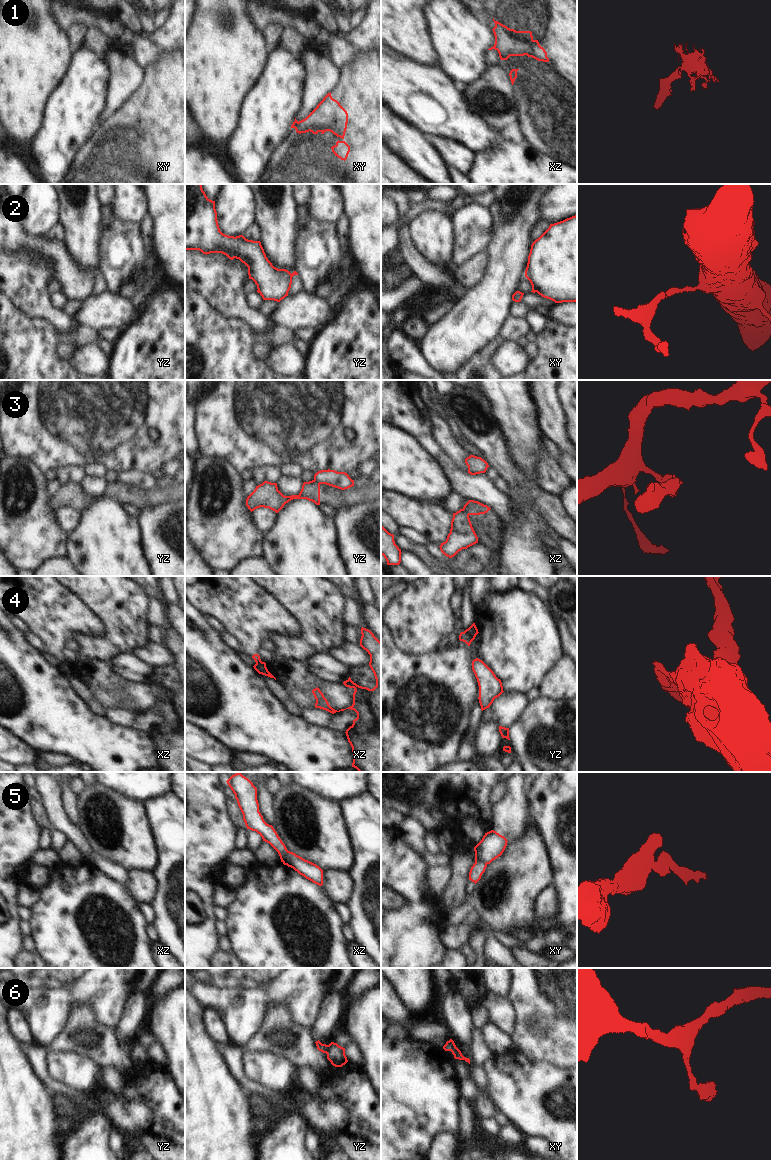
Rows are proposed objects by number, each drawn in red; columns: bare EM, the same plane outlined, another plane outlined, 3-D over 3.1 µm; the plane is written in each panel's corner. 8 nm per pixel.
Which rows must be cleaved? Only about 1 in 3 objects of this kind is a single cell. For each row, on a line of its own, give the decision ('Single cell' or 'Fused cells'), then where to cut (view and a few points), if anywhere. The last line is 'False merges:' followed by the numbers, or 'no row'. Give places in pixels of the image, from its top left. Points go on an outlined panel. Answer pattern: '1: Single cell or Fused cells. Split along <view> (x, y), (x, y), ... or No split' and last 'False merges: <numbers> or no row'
1: Fused cells. Split along xy (298, 122), (294, 127)
2: Single cell. No split
3: Fused cells. Split along xz (463, 508), (468, 515)
4: Fused cells. Split along yz (464, 631), (472, 640)
5: Fused cells. Split along xy (475, 859), (486, 864)
6: Fused cells. Split along yz (329, 1045), (326, 1053)
False merges: 1, 3, 4, 5, 6.

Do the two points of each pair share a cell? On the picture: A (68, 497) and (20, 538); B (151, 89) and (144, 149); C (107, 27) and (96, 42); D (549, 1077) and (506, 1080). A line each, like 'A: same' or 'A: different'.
A: different
B: same
C: different
D: same

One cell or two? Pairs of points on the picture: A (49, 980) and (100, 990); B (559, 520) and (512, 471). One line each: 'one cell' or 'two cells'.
A: one cell
B: one cell

